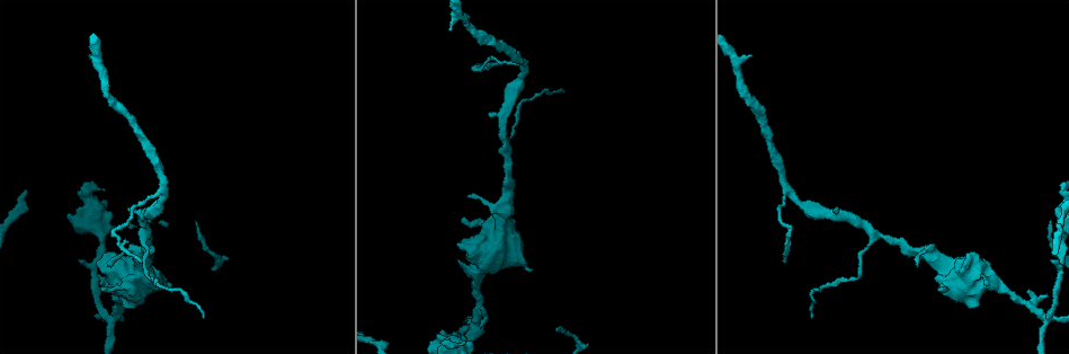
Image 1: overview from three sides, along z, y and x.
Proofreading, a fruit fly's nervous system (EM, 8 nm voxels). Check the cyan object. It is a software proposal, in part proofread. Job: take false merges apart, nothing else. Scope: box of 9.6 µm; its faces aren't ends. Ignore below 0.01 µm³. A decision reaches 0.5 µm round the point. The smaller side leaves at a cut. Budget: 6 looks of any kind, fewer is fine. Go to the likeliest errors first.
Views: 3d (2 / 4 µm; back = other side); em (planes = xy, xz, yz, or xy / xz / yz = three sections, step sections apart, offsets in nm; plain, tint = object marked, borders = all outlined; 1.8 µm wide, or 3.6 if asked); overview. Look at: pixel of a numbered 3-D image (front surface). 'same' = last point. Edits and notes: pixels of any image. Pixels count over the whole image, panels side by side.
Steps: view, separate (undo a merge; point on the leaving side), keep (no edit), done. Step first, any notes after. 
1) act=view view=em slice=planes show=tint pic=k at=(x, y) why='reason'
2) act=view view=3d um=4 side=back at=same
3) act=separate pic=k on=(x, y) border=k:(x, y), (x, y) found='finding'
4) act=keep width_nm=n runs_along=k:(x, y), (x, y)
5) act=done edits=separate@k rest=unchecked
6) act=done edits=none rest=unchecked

act=view view=em slice=yz step=16 show=tint pic=1 at=(1047, 316) why='branch point'

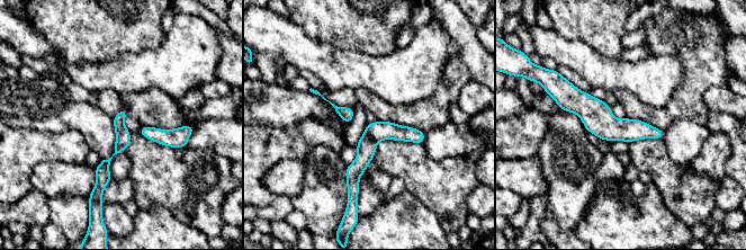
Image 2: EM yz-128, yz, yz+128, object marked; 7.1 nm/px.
act=separate pic=2 on=(366, 146) border=2:(363, 133), (376, 143) found='a second neuron is stuck on'

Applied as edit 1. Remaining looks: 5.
act=view view=overview

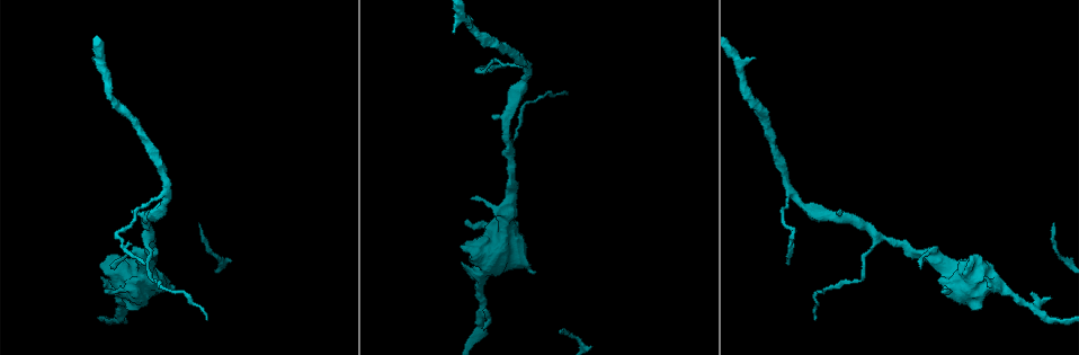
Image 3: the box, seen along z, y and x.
act=view view=em slice=planes show=tint pic=3 at=(790, 236) why='sharp bend'

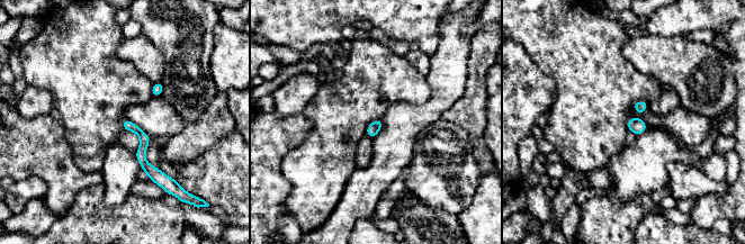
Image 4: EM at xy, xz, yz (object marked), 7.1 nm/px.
act=keep runs_along=4:(125, 122), (143, 136), (142, 161), (159, 178) found='one neuron here'

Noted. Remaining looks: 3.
act=view view=3d um=4 pic=3 at=(491, 262) why='sudden change in width'

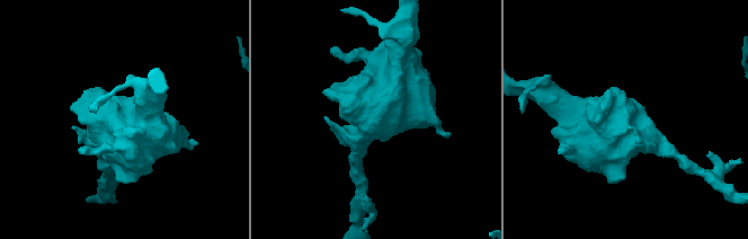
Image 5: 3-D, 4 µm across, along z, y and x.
act=view view=em um=3.6 slice=yz step=4 show=tint pic=5 at=(375, 119)

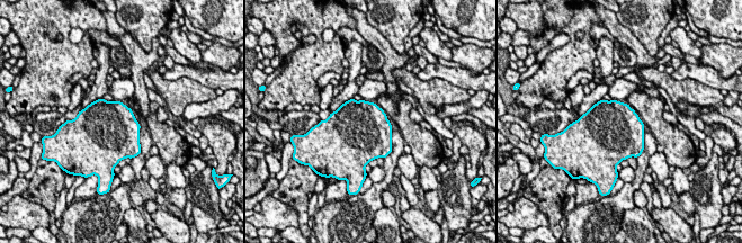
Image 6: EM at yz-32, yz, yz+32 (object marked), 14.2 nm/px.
act=view view=em um=3.6 slice=planes show=tint at=same why='another direction'

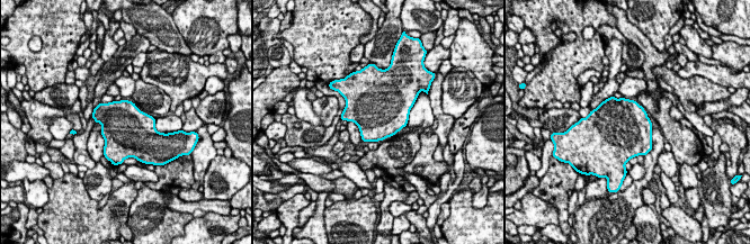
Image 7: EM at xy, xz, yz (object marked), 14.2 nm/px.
act=keep width_nm=700 found='one neuron here'

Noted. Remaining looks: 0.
act=done edits=separate@2 rest=unchecked

